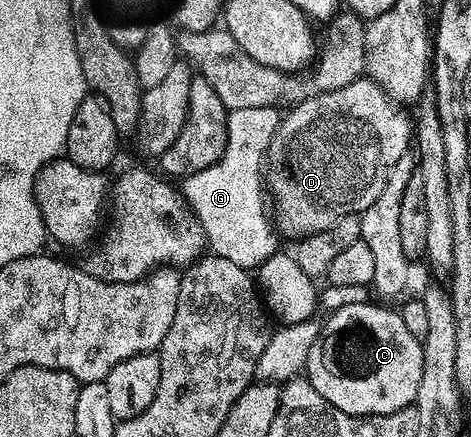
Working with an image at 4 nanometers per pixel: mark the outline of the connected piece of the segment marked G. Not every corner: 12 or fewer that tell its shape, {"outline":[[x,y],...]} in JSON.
{"outline":[[278,108],[226,118],[180,192],[209,251],[247,270],[280,248],[264,187]]}

